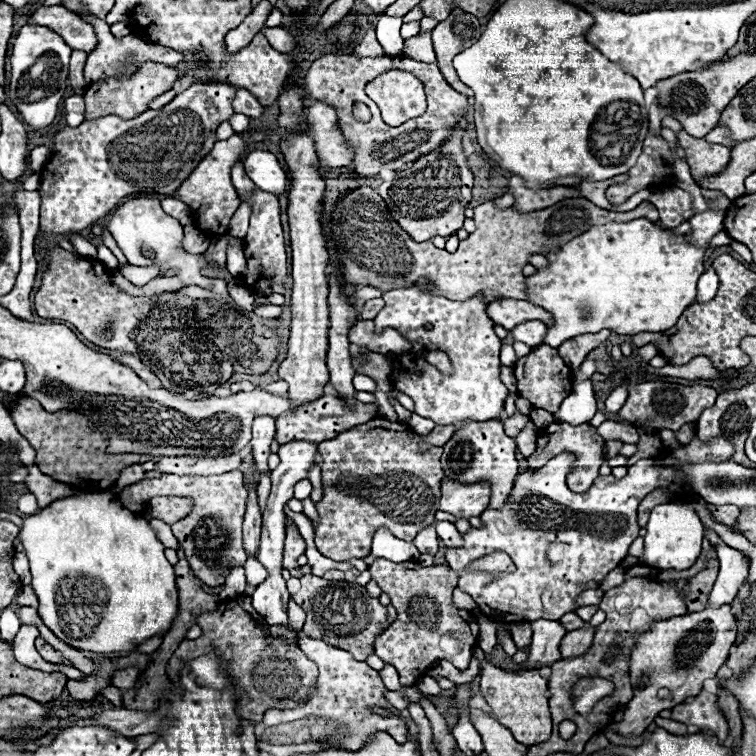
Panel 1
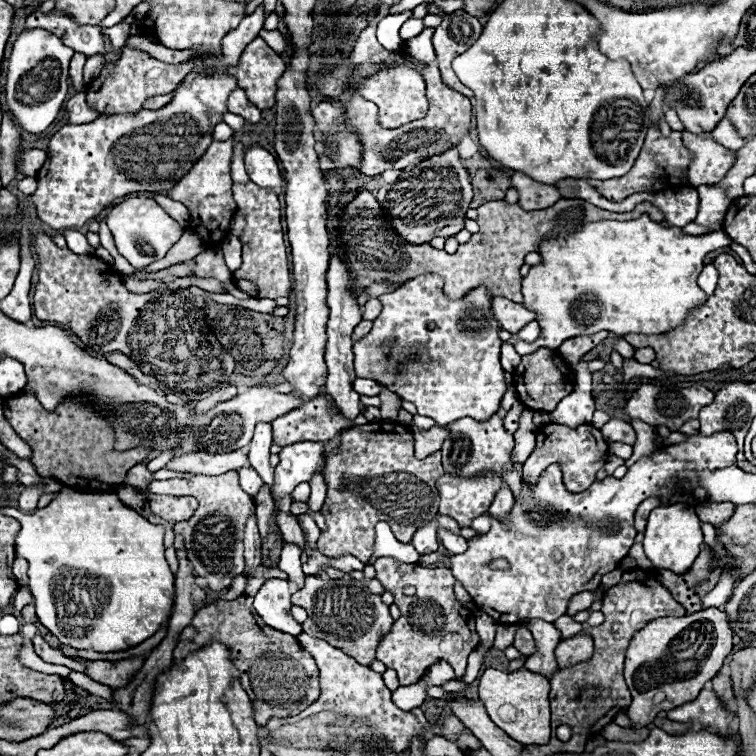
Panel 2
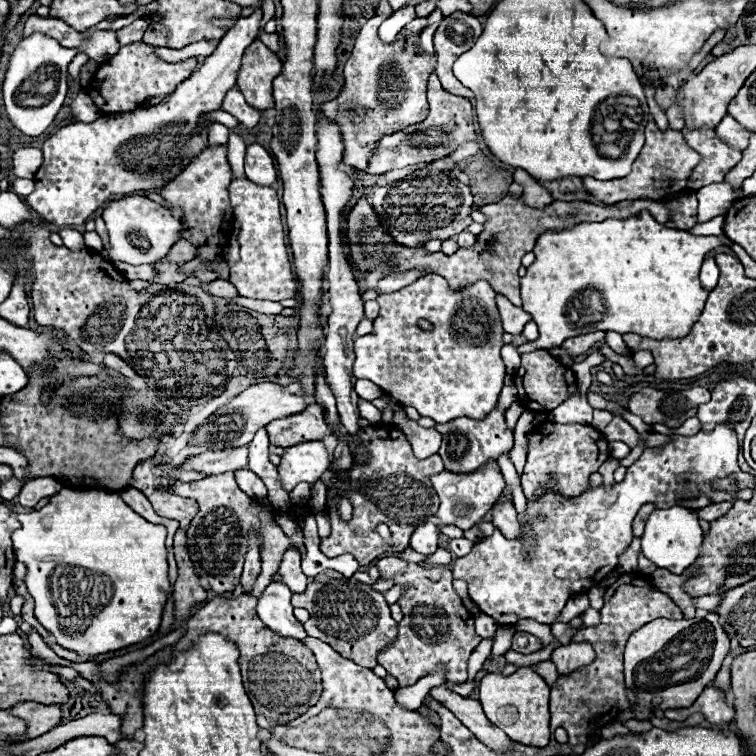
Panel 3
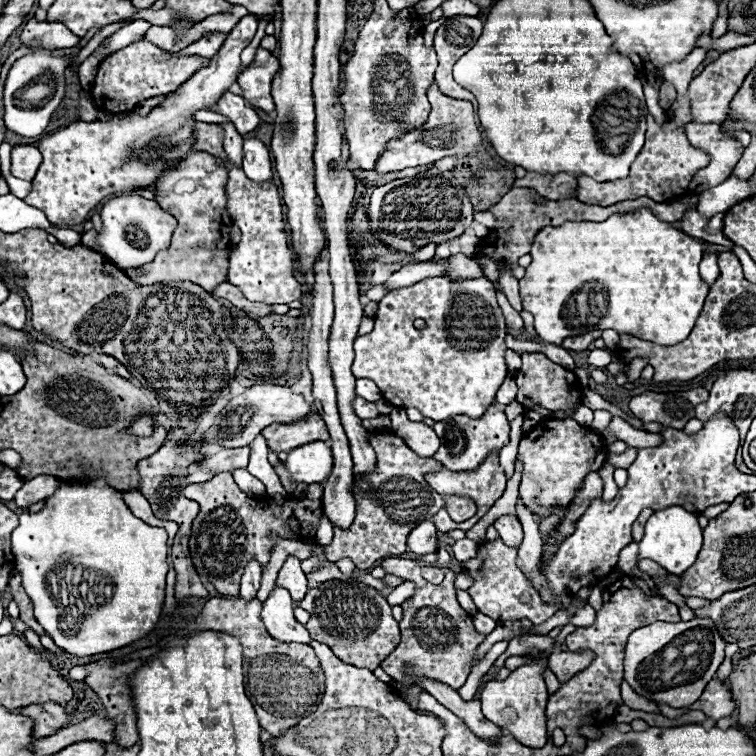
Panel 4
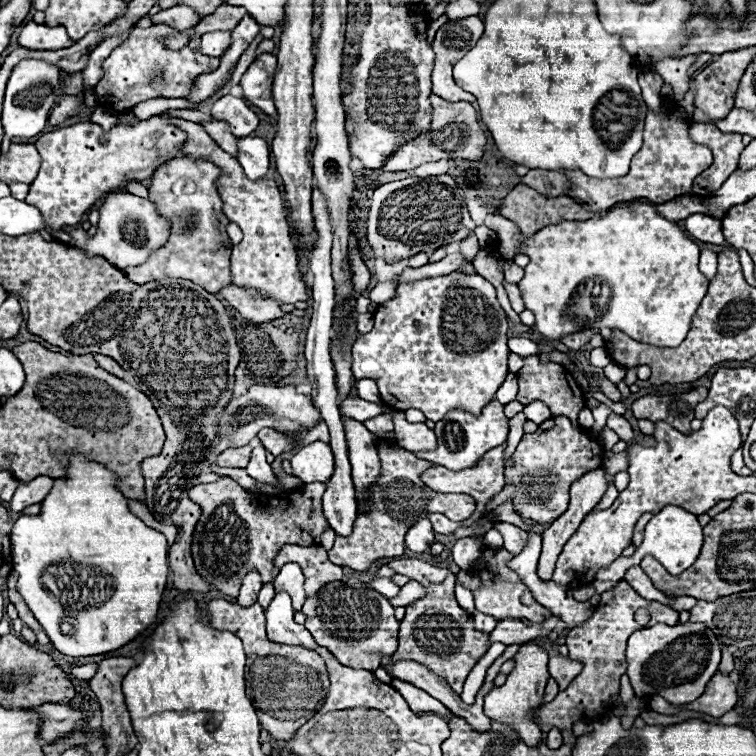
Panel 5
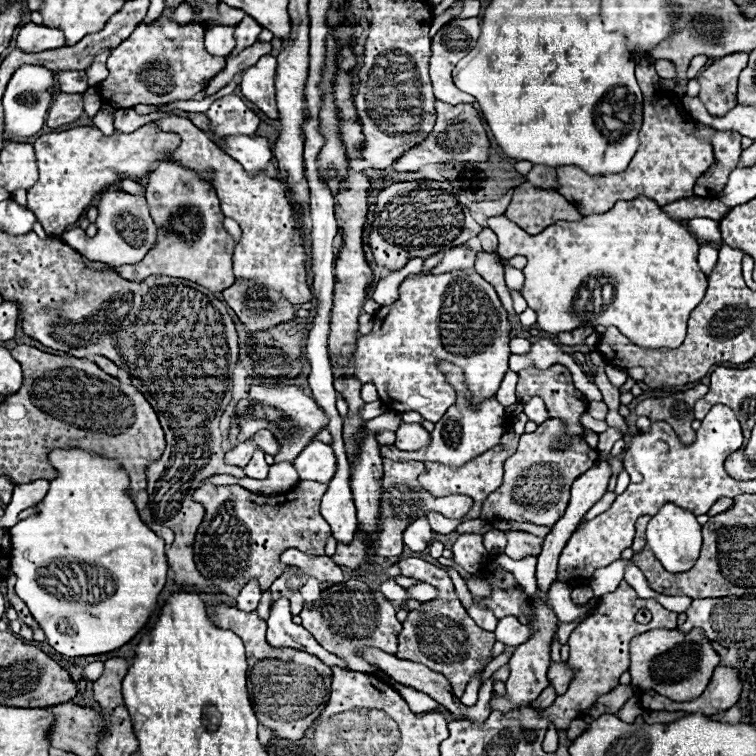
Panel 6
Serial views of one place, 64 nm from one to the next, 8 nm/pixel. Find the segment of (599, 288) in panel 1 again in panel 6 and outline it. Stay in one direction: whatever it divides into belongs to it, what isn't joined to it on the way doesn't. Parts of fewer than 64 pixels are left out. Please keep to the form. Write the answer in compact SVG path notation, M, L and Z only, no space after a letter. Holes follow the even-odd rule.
M646 196L620 200L612 210L604 214L590 214L578 222L556 222L536 236L526 234L506 216L488 218L488 228L498 234L498 254L502 258L528 258L528 266L524 268L526 280L520 292L528 302L528 308L538 314L538 330L552 336L572 332L586 322L616 326L624 336L642 348L678 348L684 342L690 312L706 294L708 282L696 264L700 248L698 240L686 230L686 226L672 220L654 200Z

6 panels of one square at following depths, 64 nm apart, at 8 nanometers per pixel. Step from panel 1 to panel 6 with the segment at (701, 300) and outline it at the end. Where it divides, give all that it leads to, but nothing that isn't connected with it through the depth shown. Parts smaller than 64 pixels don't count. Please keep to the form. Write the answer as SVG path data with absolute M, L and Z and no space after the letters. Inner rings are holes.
M702 246L700 248L700 256L698 256L698 264L700 264L700 270L704 274L710 274L712 268L716 266L716 260L718 260L718 250L712 248L712 246Z

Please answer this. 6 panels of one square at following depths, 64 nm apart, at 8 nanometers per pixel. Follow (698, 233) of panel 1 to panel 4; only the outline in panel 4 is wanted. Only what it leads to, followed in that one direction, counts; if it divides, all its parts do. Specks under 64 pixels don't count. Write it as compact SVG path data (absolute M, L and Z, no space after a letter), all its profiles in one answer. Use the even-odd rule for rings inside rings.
M730 176L722 184L698 194L698 212L704 218L712 218L720 212L728 212L728 208L732 208L748 196L752 196L752 192L748 190L748 180Z

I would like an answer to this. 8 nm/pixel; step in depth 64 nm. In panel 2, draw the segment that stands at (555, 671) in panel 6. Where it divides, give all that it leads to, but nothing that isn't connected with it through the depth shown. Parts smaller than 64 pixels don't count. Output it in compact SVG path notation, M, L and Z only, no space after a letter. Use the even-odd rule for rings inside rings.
M588 634L570 636L570 638L562 640L556 648L556 658L558 658L560 668L588 660L590 656L592 656L592 638Z

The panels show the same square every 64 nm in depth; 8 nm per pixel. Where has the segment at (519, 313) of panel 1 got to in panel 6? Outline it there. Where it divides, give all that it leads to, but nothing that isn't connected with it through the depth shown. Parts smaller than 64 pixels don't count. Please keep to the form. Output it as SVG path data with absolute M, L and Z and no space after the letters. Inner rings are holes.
M480 252L478 258L476 258L476 264L474 264L474 270L478 274L482 274L496 288L496 293L502 300L502 306L506 308L506 312L510 316L514 316L512 298L510 298L510 292L508 292L508 288L504 284L504 266L500 264L498 256L494 252Z

